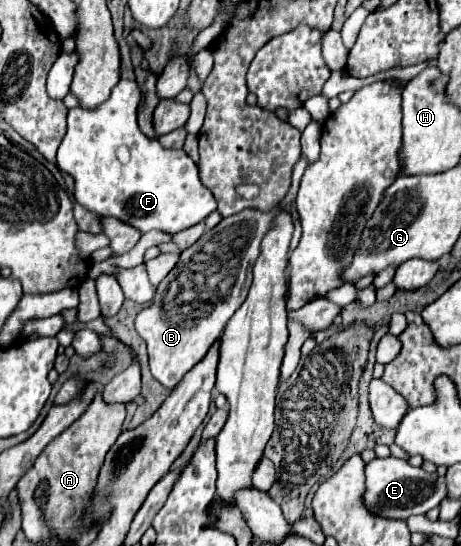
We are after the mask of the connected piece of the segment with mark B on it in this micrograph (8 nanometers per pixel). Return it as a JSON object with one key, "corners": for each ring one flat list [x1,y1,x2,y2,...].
{"corners":[[242,210,222,218,218,226,186,248,176,266,158,284,150,306,136,316,136,332,148,344,152,376,166,388,174,388,188,370,198,364,208,348,222,336,226,322,244,302,252,282,252,262,260,252,260,238,268,230,274,212]]}

